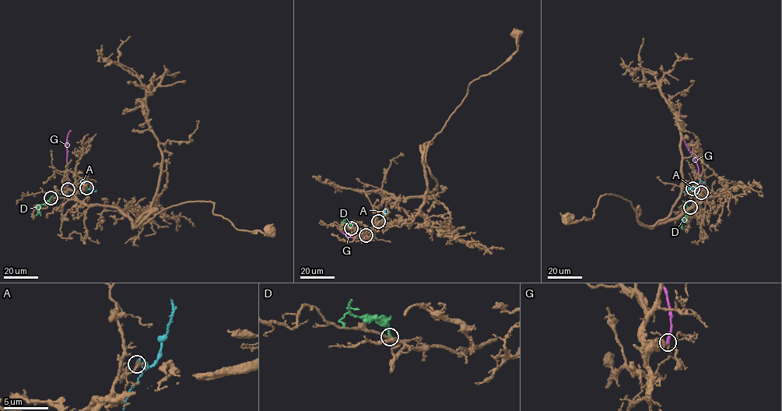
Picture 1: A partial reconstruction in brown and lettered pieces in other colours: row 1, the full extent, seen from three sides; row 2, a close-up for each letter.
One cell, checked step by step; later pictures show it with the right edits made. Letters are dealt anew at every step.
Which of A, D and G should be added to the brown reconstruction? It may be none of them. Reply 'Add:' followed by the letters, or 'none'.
Add: D

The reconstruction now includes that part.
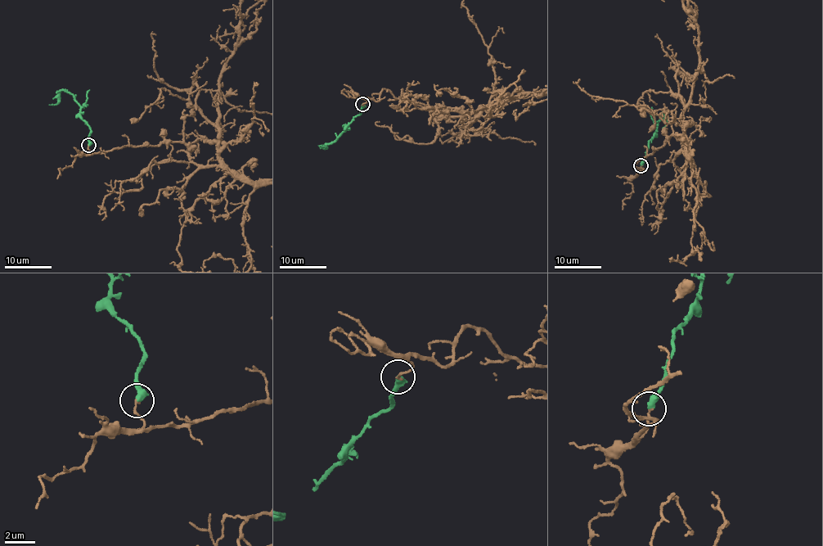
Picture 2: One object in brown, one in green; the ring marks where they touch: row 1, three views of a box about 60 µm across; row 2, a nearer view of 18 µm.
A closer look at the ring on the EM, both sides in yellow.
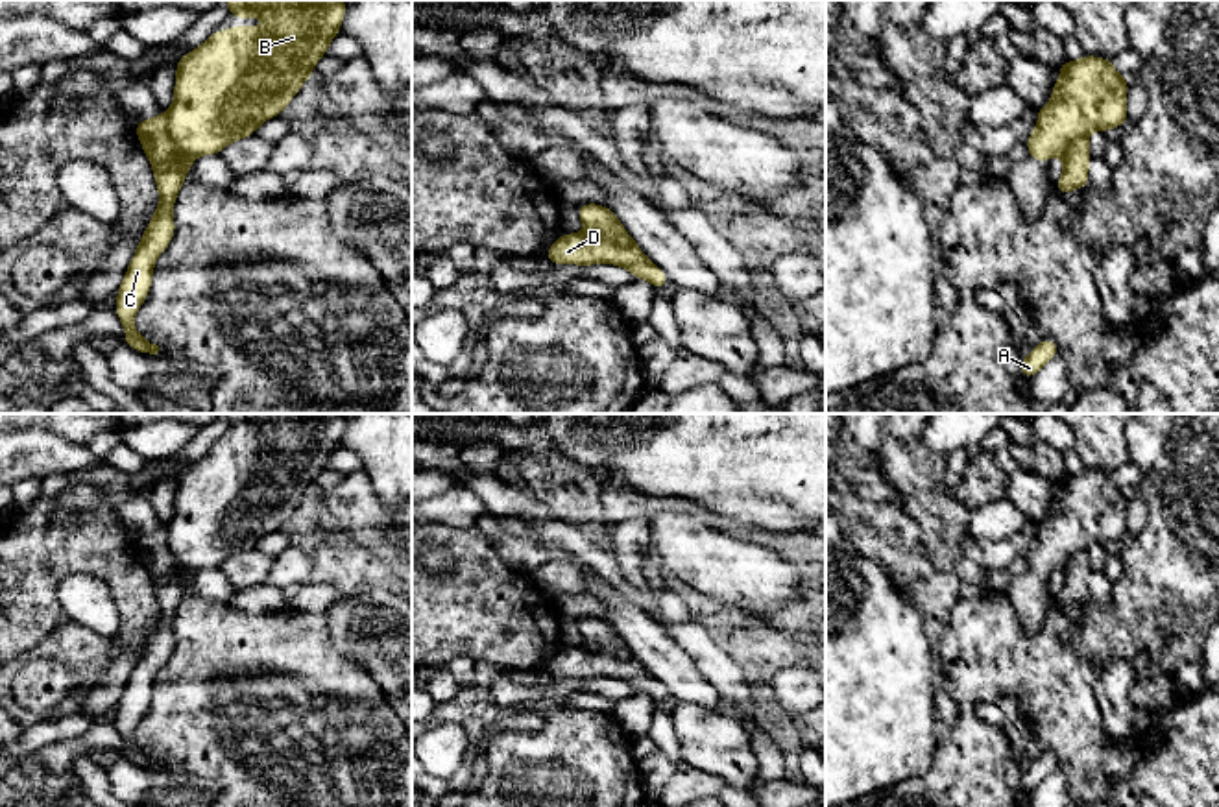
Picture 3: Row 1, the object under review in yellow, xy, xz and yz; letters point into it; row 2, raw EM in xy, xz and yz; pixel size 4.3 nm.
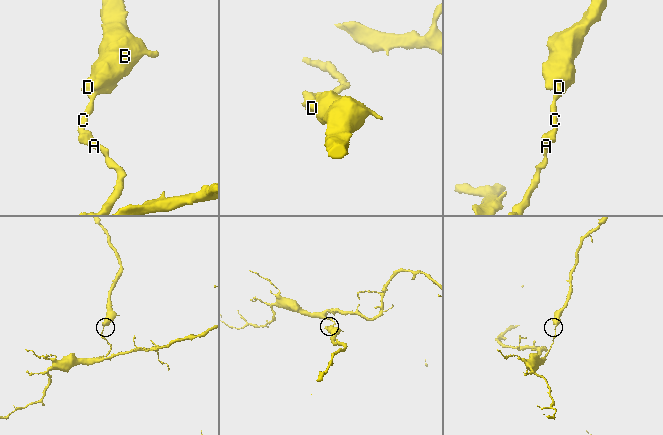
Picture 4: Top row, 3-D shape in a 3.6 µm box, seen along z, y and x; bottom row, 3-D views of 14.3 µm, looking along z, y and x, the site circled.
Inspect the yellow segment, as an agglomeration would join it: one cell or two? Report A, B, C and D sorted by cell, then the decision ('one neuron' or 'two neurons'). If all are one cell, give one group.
A C D / B; two neurons

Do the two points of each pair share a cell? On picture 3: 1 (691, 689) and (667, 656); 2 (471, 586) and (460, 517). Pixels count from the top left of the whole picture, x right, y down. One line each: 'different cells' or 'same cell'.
1: same cell
2: different cells

